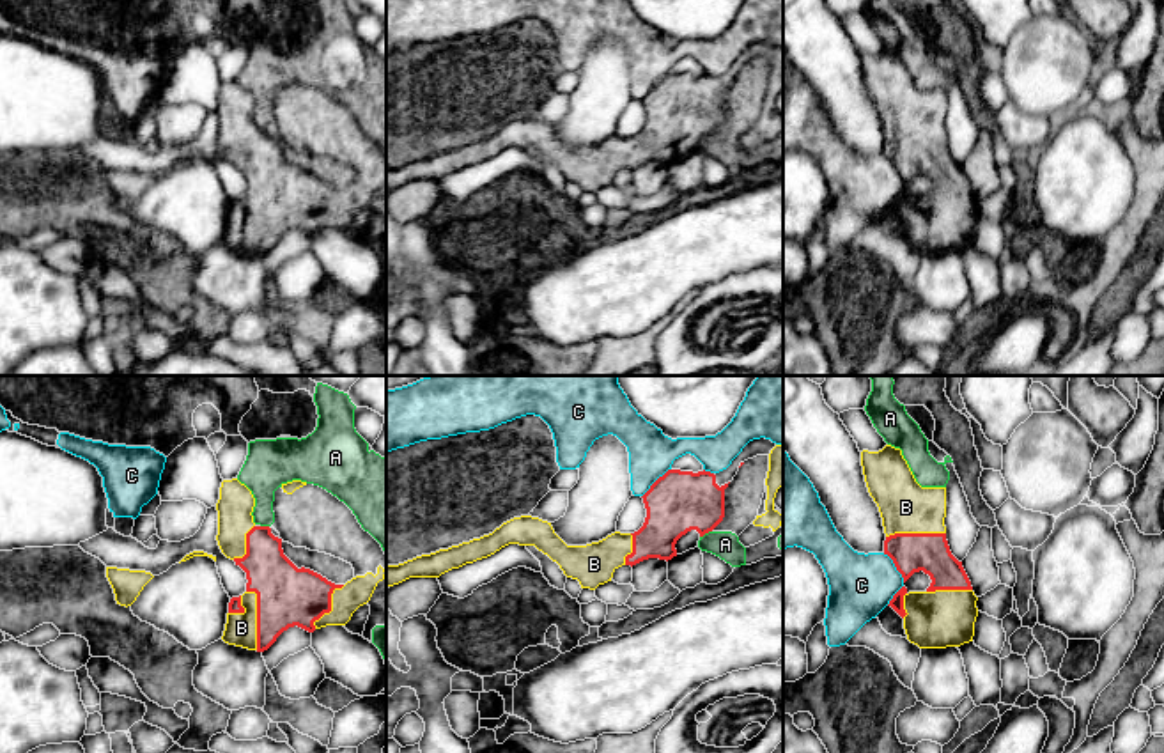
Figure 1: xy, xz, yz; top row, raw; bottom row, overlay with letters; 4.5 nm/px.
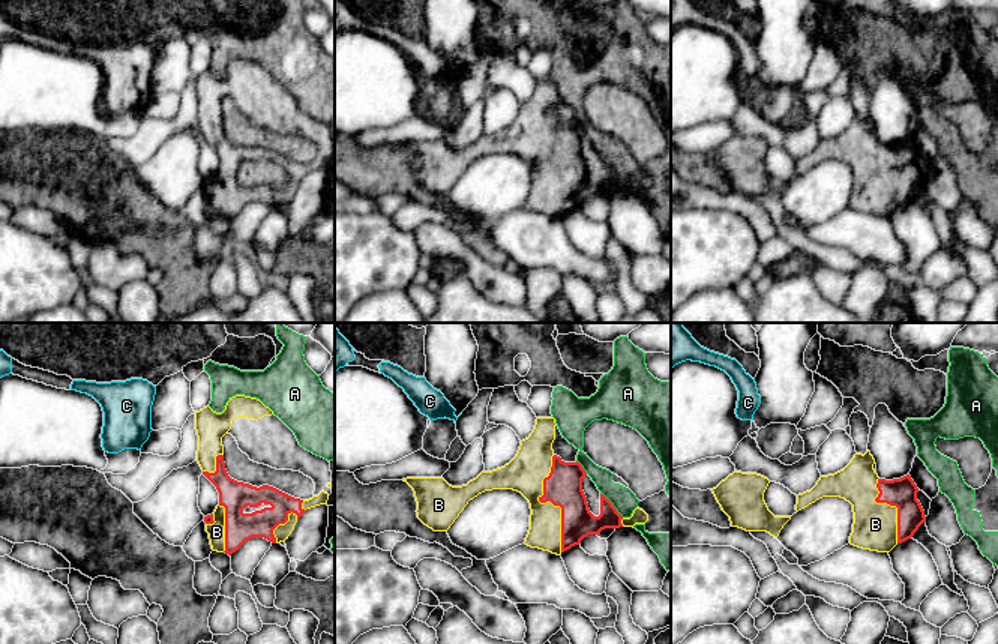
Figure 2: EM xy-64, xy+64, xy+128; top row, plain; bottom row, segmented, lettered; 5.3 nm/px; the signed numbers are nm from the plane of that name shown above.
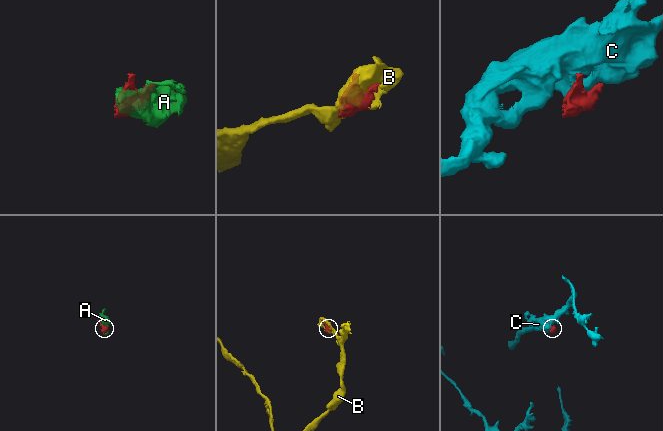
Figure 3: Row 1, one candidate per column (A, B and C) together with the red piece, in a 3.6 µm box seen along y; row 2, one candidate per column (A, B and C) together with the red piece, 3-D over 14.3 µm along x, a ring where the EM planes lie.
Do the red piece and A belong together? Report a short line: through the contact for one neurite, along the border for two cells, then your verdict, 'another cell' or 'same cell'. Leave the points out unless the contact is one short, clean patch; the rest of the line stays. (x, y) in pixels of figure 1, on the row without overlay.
xz (711, 133), (700, 140) | another cell

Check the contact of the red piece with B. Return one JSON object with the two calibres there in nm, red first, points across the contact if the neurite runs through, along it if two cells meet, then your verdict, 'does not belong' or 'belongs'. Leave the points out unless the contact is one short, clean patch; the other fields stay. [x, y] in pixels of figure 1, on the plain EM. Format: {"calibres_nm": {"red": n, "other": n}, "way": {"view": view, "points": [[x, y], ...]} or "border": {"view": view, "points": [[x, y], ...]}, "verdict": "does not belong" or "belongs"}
{"calibres_nm": {"red": 280, "other": 140}, "verdict": "belongs"}

